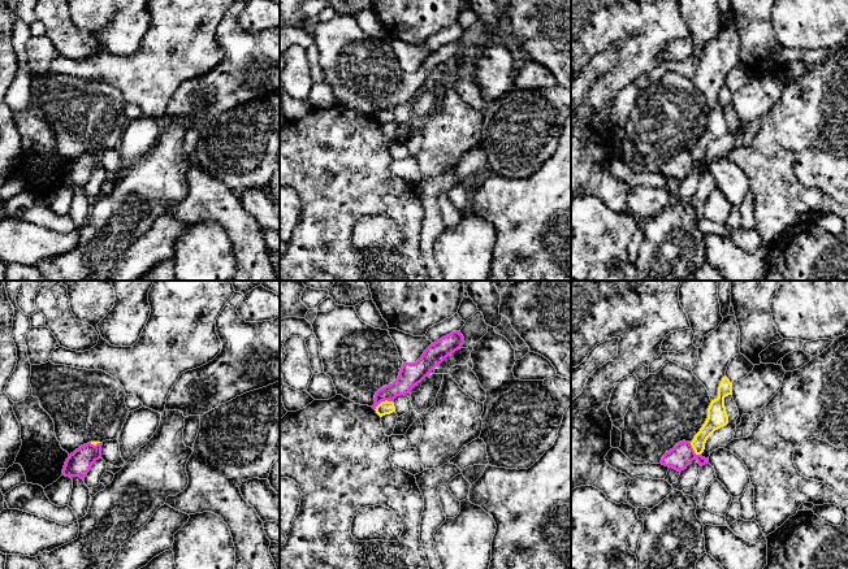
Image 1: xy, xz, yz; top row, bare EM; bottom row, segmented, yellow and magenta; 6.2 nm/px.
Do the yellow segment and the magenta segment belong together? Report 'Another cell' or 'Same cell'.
Another cell

